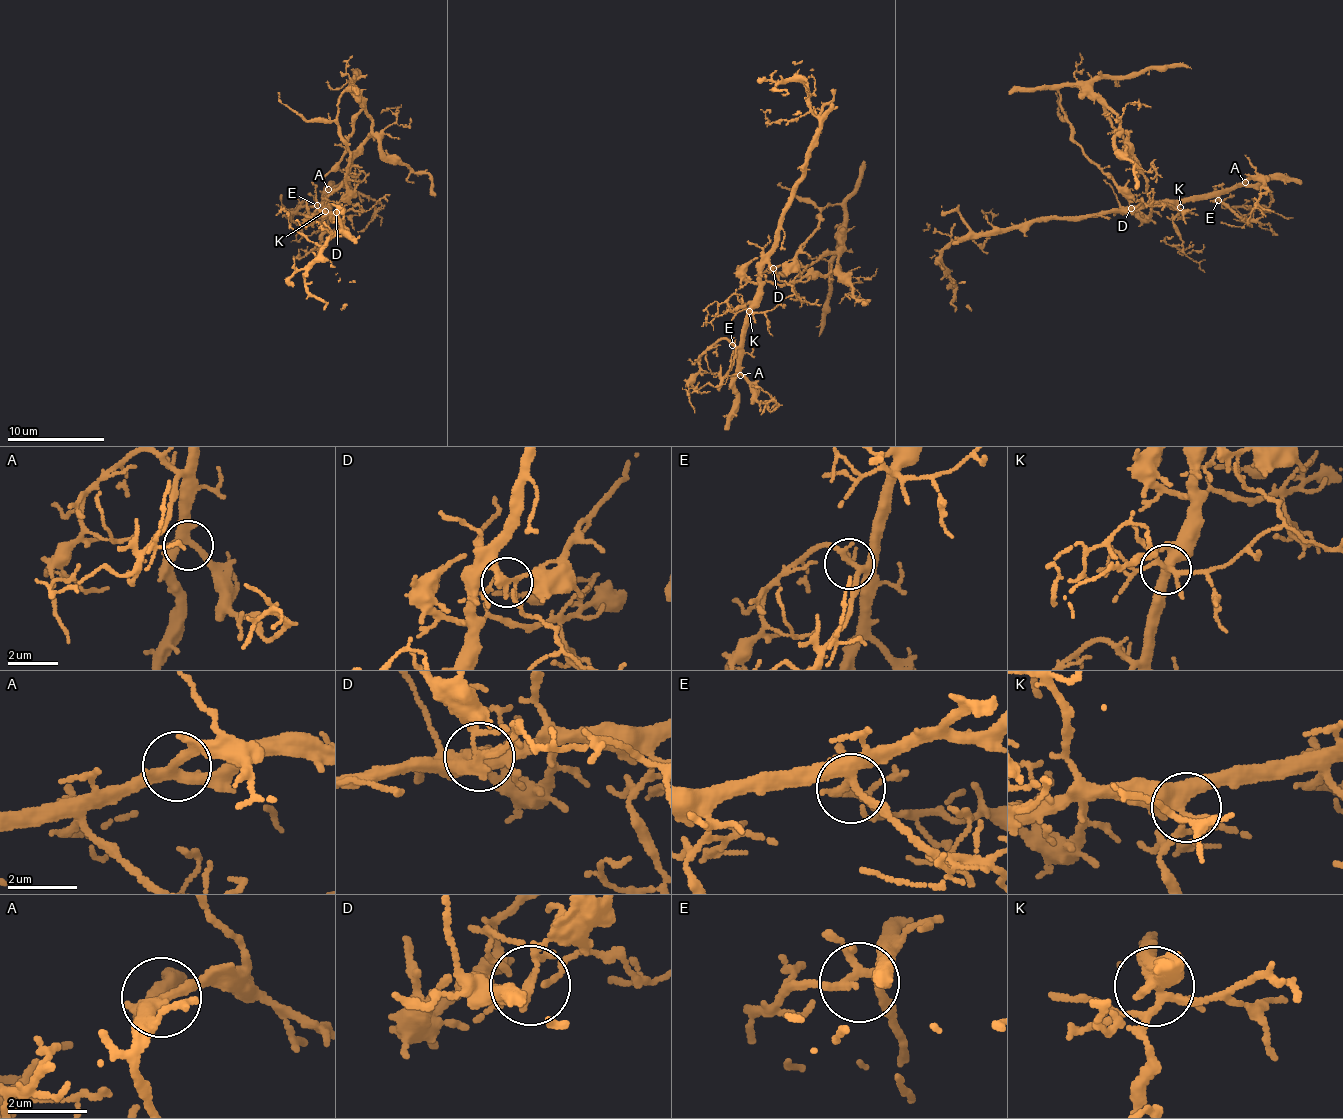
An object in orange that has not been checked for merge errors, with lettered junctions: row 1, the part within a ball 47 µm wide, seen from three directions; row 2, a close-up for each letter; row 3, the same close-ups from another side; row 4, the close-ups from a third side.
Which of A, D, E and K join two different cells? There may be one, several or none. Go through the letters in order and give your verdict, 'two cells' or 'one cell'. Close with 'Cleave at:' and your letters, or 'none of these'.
A: one cell
D: two cells
E: one cell
K: one cell
Cleave at: D

